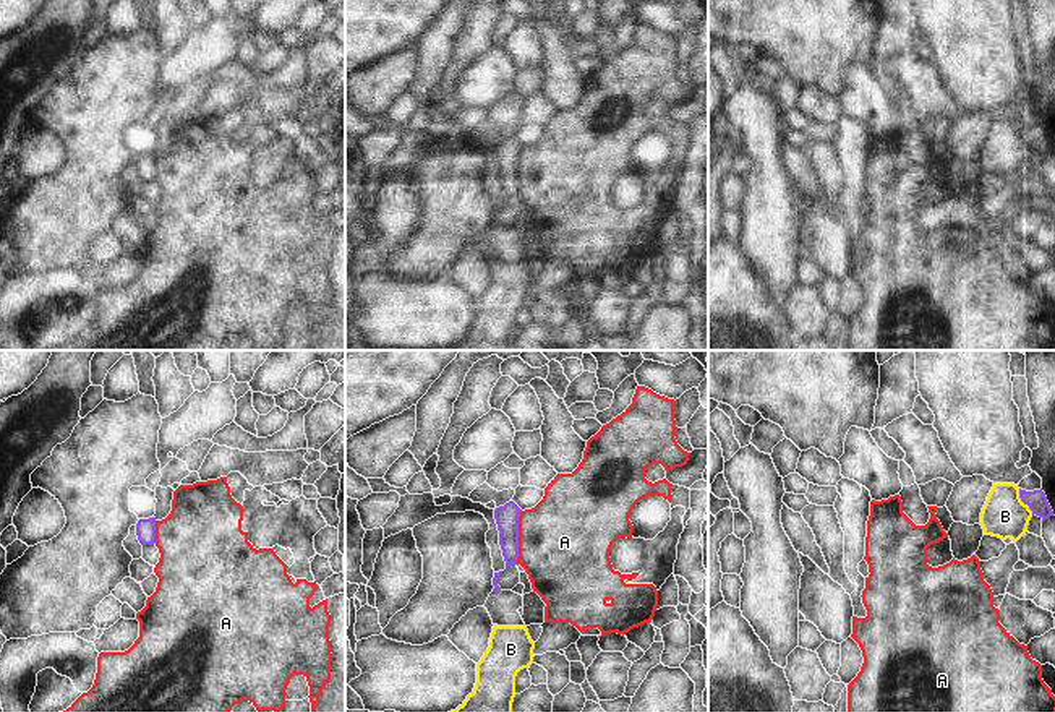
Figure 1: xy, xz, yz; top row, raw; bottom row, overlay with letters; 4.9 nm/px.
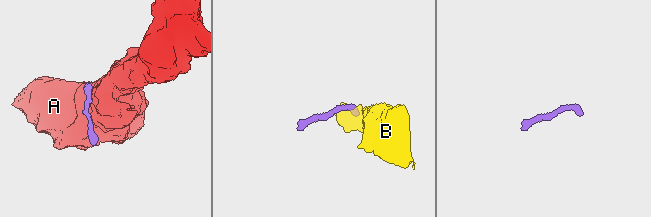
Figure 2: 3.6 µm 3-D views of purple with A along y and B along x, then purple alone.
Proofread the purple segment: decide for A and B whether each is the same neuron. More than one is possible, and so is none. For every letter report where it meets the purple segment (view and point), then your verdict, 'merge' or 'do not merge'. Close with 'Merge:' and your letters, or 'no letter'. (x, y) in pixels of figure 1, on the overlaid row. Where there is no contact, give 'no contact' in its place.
A: contact xz (517, 537); do not merge
B: contact yz (1023, 501); do not merge
Merge: no letter

